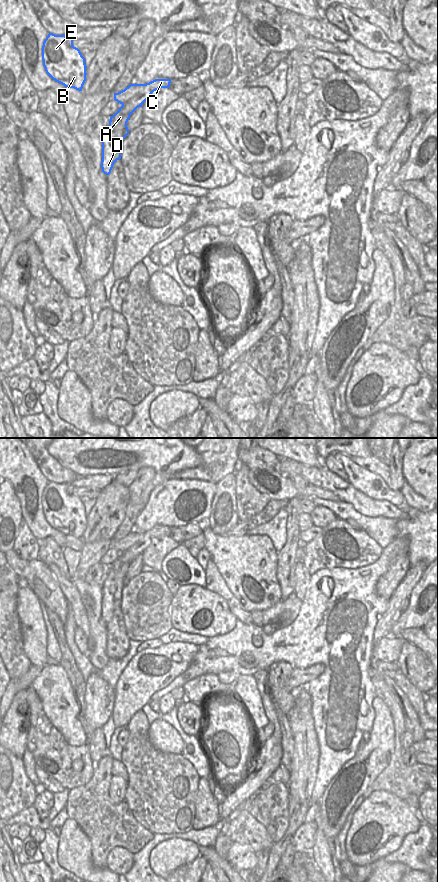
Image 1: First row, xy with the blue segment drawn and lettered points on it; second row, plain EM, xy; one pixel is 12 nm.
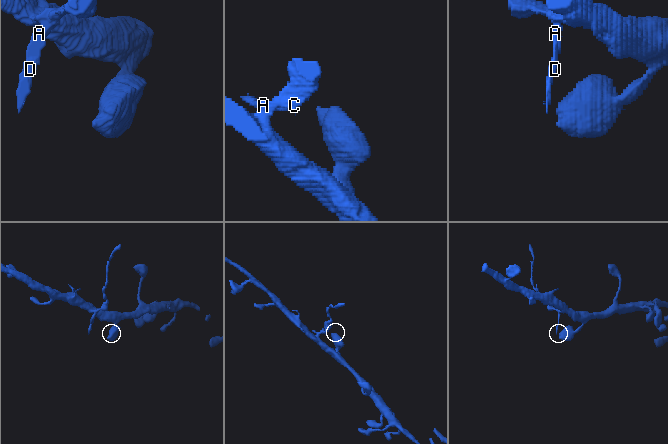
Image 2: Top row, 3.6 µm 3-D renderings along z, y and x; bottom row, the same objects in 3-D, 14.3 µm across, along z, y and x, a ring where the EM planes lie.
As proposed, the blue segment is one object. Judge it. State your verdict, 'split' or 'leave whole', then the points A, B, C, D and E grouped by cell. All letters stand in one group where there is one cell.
split | A C D / B E

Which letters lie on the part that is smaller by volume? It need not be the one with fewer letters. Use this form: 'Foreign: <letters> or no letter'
Foreign: A, C, D

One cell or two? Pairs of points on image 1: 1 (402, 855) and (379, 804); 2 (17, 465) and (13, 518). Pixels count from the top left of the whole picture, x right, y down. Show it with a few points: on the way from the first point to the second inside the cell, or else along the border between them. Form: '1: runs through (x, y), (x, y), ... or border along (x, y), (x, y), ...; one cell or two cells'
1: border along (416, 831), (408, 833), (395, 850), (383, 857); two cells
2: border along (10, 482), (20, 504), (21, 517); two cells

